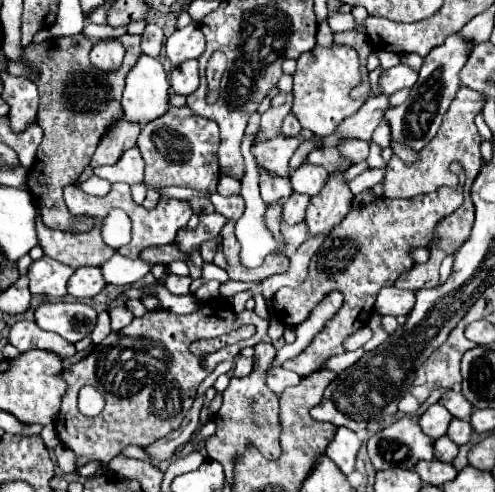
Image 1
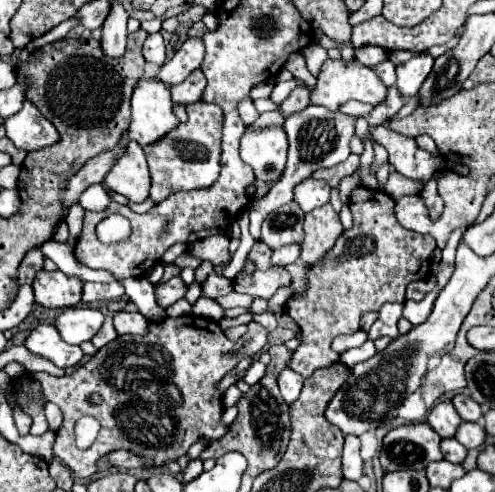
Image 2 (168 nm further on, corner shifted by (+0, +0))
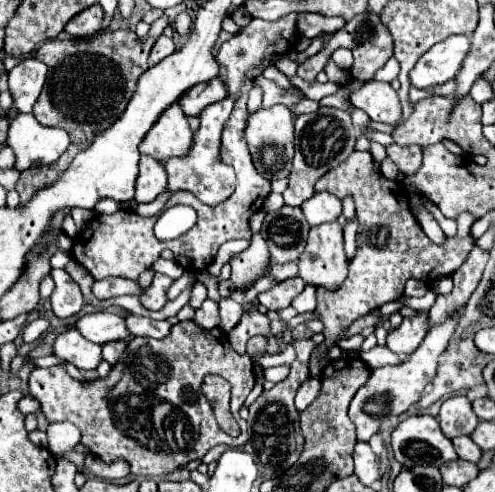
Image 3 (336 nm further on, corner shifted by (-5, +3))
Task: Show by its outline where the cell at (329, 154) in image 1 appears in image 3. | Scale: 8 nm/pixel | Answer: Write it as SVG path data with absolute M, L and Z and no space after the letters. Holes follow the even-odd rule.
M353 151L345 163L327 171L315 185L315 191L329 191L343 199L351 195L357 207L359 231L357 231L357 253L349 259L349 275L335 291L325 287L317 287L317 309L313 311L323 321L325 341L313 349L309 359L309 373L321 375L321 355L329 359L331 347L335 347L337 339L341 339L353 321L365 317L377 307L397 301L403 297L405 281L419 279L425 283L433 283L439 277L447 277L461 267L469 251L473 249L470 229L475 218L470 213L461 213L456 219L457 233L455 239L449 239L445 245L435 245L423 233L417 219L411 215L409 195L405 185L398 180L385 179L383 175L373 171L371 153Z

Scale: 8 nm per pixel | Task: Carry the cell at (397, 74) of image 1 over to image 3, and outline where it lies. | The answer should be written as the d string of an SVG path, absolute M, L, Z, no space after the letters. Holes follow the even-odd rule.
M451 35L449 39L433 45L419 57L409 73L409 81L417 89L431 89L453 79L469 53L471 41L465 35Z

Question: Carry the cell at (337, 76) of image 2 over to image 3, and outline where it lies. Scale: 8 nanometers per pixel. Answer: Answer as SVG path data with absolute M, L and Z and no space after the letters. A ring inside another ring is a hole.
M377 79L365 81L359 89L351 93L351 103L357 109L363 109L373 121L395 125L401 117L399 95L385 81L377 81Z

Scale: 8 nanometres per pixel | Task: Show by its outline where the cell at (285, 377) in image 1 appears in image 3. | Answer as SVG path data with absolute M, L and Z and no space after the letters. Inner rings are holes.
M307 379L305 383L301 383L301 387L297 389L297 395L295 395L295 407L297 411L303 411L319 393L321 389L321 381L319 379Z

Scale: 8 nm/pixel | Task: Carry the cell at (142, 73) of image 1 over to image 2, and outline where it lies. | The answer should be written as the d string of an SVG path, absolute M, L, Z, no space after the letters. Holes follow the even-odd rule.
M156 78L140 80L132 94L132 122L128 128L130 140L140 146L148 146L162 140L178 124L180 122L172 112L170 88L156 82Z

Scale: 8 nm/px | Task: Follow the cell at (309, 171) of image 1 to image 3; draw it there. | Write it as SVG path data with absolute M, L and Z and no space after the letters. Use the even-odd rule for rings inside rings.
M317 191L317 193L313 193L311 199L307 199L301 205L301 209L307 217L307 223L311 227L315 227L325 221L335 221L341 215L341 201L339 201L339 197L327 193L327 191Z

